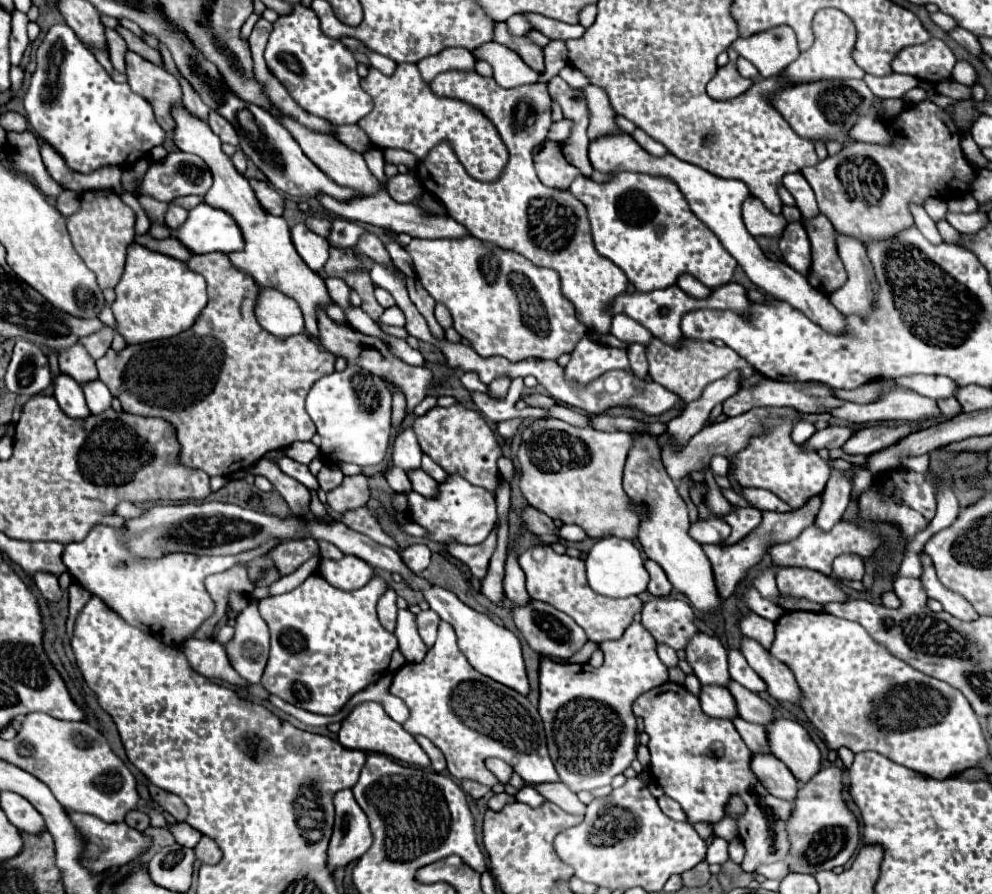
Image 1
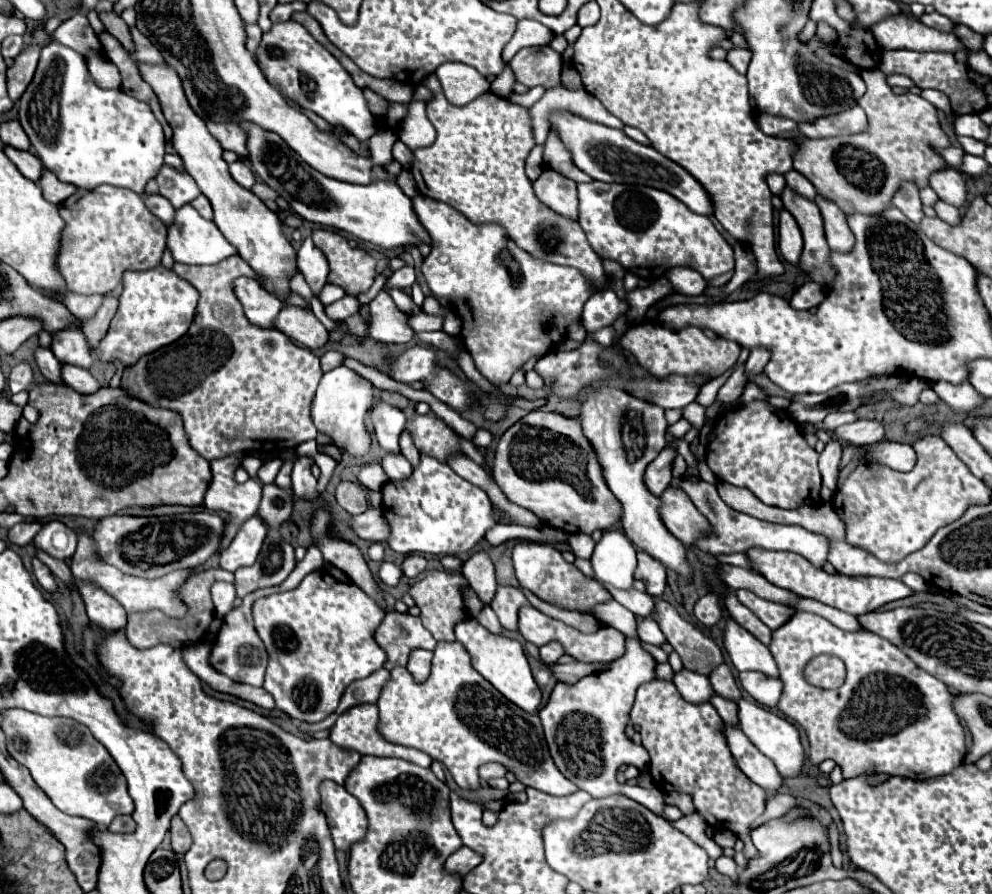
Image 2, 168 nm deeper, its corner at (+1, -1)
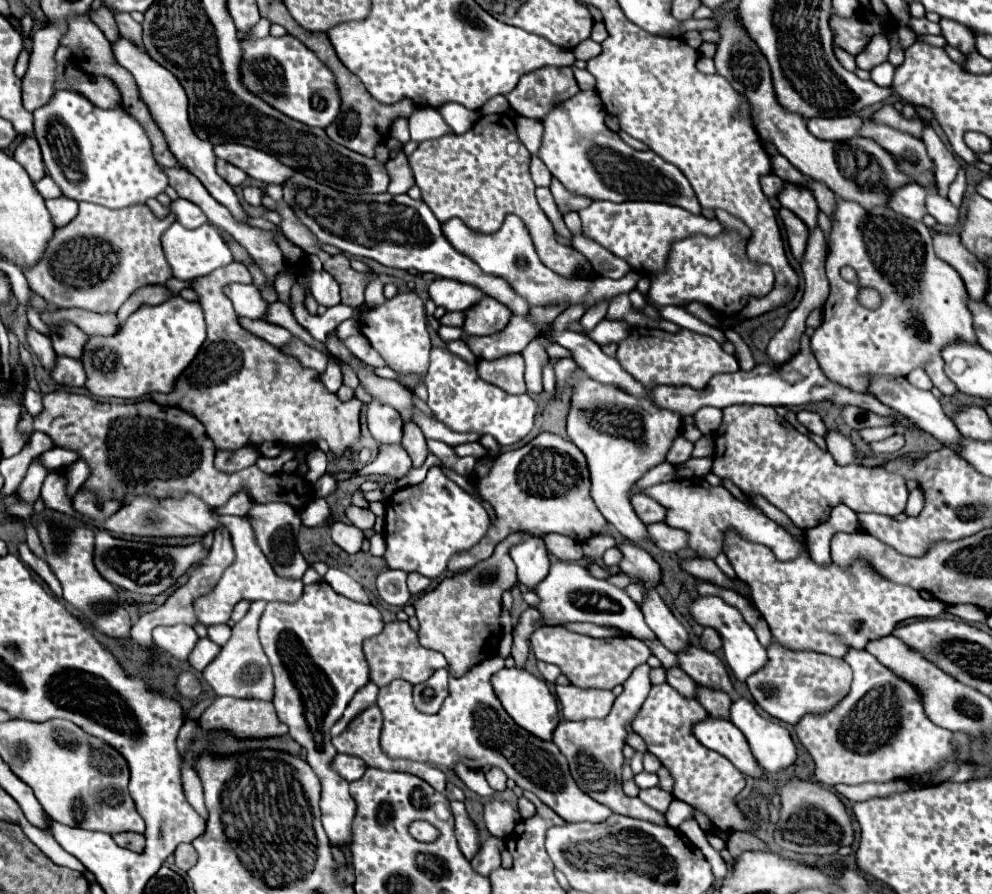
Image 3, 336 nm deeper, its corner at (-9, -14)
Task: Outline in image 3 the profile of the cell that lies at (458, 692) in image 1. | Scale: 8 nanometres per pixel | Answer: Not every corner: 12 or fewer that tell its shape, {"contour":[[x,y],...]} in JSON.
{"contour":[[449,676],[437,714],[383,686],[381,748],[453,768],[501,768],[565,822],[613,812],[573,780],[553,742],[519,728],[491,676]]}

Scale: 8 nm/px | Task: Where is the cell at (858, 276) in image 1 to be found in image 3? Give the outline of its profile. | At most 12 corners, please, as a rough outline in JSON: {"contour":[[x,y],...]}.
{"contour":[[809,180],[819,210],[827,216],[835,210],[835,194],[823,184]]}

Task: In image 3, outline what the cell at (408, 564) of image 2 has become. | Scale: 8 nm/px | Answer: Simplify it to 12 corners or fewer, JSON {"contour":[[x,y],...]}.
{"contour":[[419,574],[407,576],[411,594],[427,590],[431,580]]}

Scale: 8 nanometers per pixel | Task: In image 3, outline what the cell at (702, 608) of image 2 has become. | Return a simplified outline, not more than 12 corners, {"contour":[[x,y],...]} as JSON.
{"contour":[[705,628],[699,640],[707,652],[721,648],[713,628]]}

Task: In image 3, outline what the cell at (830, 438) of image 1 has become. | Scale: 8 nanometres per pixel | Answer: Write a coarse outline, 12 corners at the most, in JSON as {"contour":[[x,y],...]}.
{"contour":[[903,434],[873,442],[873,452],[895,454],[905,446]]}

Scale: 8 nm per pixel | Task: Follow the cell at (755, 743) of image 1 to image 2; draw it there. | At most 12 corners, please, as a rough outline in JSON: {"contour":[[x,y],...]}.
{"contour":[[713,695],[711,705],[721,719],[737,727],[737,705],[721,695]]}

